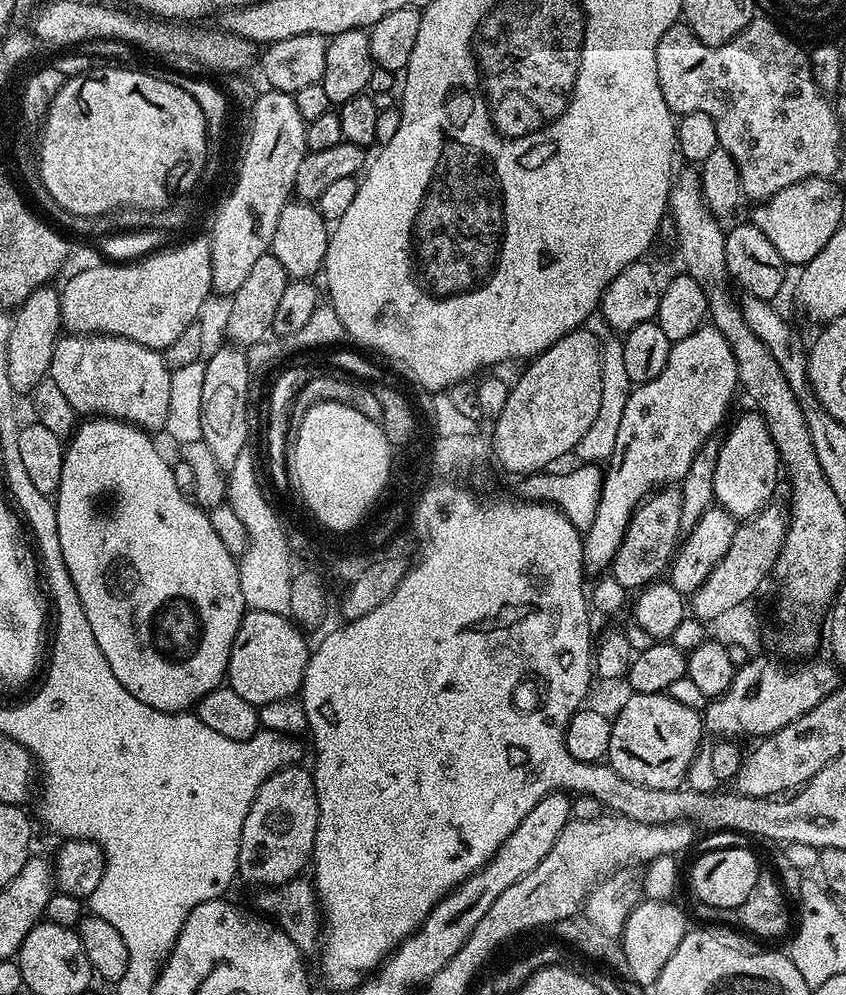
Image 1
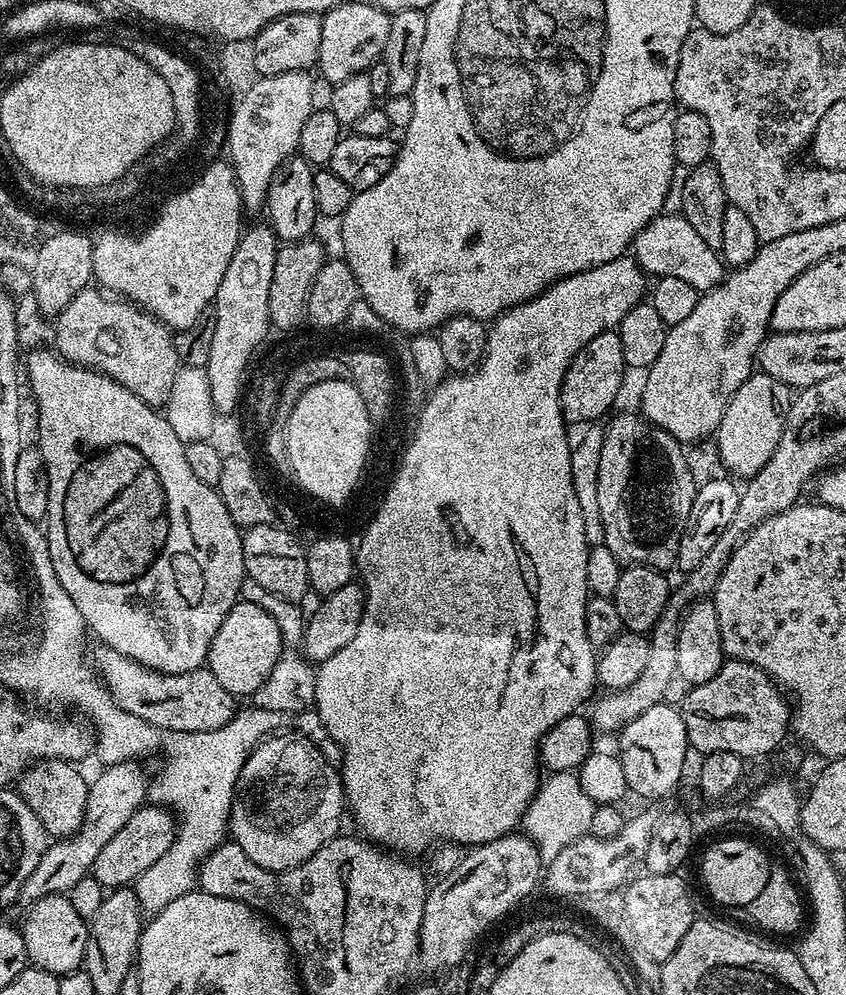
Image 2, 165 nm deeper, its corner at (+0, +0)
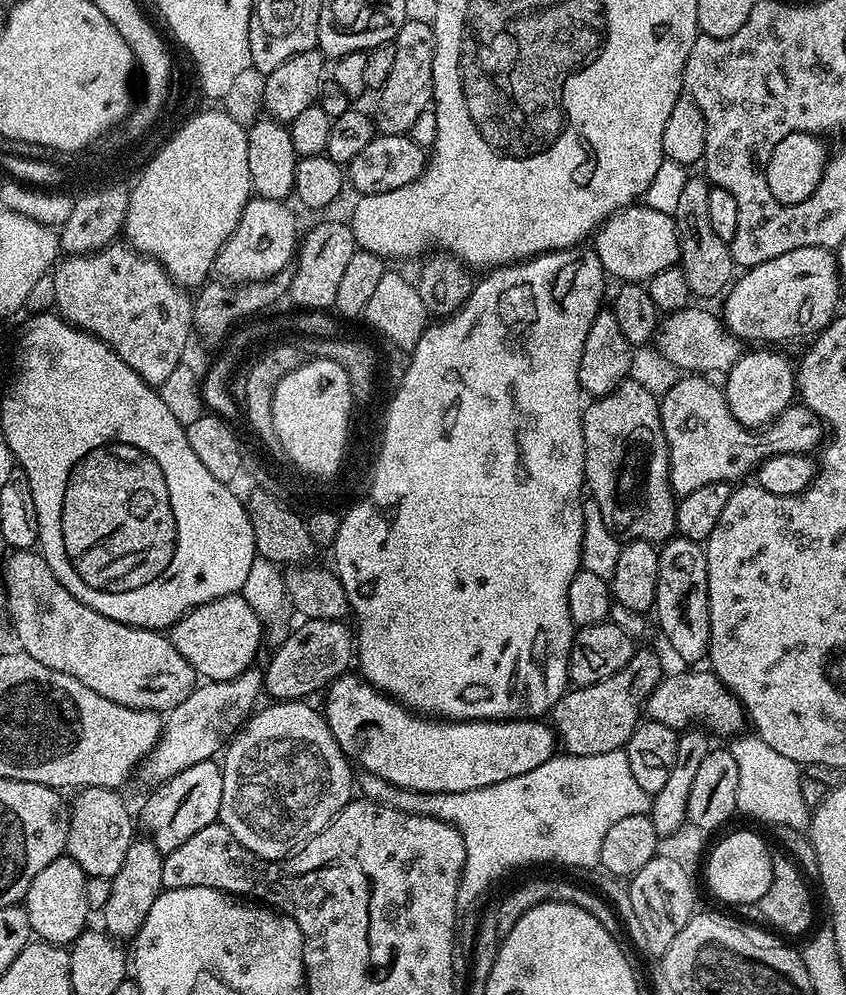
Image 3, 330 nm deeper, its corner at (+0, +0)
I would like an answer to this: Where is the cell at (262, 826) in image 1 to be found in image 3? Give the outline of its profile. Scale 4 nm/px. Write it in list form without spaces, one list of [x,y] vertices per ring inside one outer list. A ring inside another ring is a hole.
[[[285,700],[272,702],[269,705],[269,708],[262,709],[263,707],[261,707],[259,710],[253,711],[244,727],[228,741],[222,753],[222,806],[220,807],[219,823],[224,824],[226,830],[230,830],[230,834],[234,834],[234,838],[238,838],[238,842],[242,842],[242,846],[246,846],[246,850],[250,850],[260,860],[283,861],[293,855],[292,851],[295,848],[296,851],[303,849],[306,841],[320,833],[347,806],[349,800],[353,799],[354,776],[352,780],[353,765],[350,763],[349,757],[338,746],[323,715],[317,709],[315,712],[310,706],[311,703],[303,700]]]

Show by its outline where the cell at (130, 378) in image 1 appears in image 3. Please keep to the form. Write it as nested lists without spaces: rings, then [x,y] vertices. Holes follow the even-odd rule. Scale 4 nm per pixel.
[[[113,242],[84,256],[65,255],[63,259],[50,272],[54,280],[55,311],[69,324],[106,342],[138,378],[153,386],[164,384],[174,366],[178,366],[182,350],[186,350],[189,340],[193,339],[193,297],[168,277],[168,272],[157,260],[124,242]]]

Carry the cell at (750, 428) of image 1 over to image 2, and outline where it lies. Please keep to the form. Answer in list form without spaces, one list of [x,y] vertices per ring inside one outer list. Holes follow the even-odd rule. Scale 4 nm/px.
[[[753,374],[746,382],[742,382],[742,386],[738,386],[738,390],[734,390],[722,414],[722,422],[714,433],[716,452],[728,471],[725,473],[736,478],[751,478],[758,474],[758,470],[762,470],[762,466],[766,466],[766,462],[770,462],[778,447],[778,438],[782,438],[786,415],[785,401],[780,401],[776,392],[784,391],[782,382],[763,374]]]

